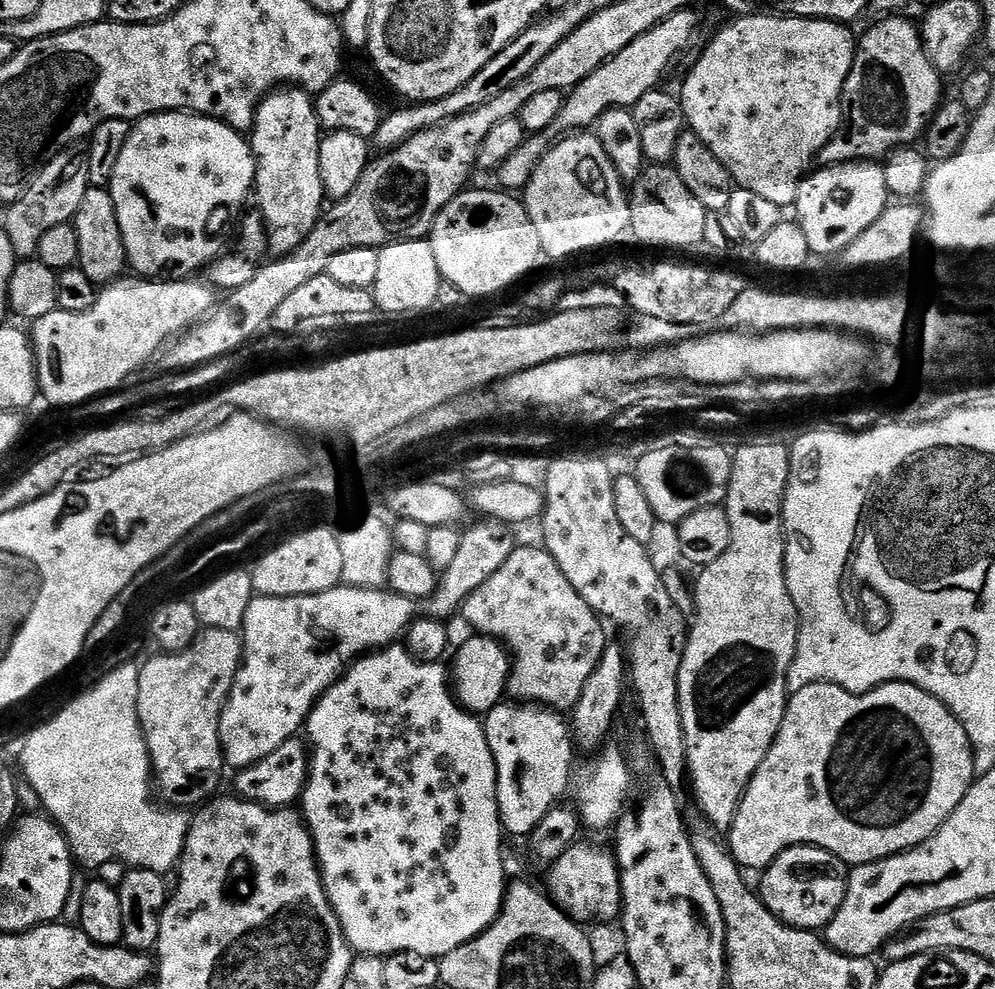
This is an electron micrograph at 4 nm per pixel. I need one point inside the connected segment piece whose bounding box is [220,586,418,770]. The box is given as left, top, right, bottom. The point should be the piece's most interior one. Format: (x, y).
(293, 647)

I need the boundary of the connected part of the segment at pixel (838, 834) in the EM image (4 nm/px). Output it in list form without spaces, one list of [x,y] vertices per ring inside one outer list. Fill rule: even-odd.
[[[890,682],[871,688],[869,692],[864,692],[861,696],[856,696],[837,684],[811,684],[789,695],[788,708],[784,711],[782,726],[762,766],[758,766],[751,782],[748,783],[748,789],[744,791],[744,796],[740,799],[732,827],[726,832],[728,836],[726,844],[732,857],[744,870],[767,869],[768,865],[773,864],[785,850],[797,846],[821,848],[834,854],[843,864],[849,866],[873,864],[879,860],[897,856],[900,852],[908,852],[930,839],[942,826],[942,822],[946,822],[946,818],[954,814],[958,802],[962,802],[962,798],[972,787],[976,775],[976,757],[966,730],[958,722],[958,718],[954,718],[954,714],[950,714],[950,710],[946,710],[946,706],[938,702],[938,698],[926,694],[926,690],[906,682]]]

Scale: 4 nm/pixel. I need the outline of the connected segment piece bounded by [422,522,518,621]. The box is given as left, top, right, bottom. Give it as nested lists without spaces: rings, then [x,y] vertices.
[[[499,522],[480,523],[484,524],[478,524],[461,535],[458,555],[452,559],[446,571],[439,573],[436,588],[427,600],[423,601],[423,615],[434,616],[437,620],[443,621],[447,621],[448,616],[454,615],[455,612],[457,615],[463,609],[466,598],[470,598],[470,594],[474,594],[474,590],[478,590],[478,586],[482,586],[486,578],[498,574],[502,562],[506,562],[506,558],[514,554],[518,540],[512,537],[513,529],[509,525]]]

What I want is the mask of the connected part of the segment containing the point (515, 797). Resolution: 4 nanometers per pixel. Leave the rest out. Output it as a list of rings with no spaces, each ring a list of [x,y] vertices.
[[[501,702],[483,717],[484,733],[496,763],[496,797],[503,831],[512,836],[527,837],[542,822],[551,808],[557,807],[572,784],[574,741],[570,724],[559,711],[527,702]]]

